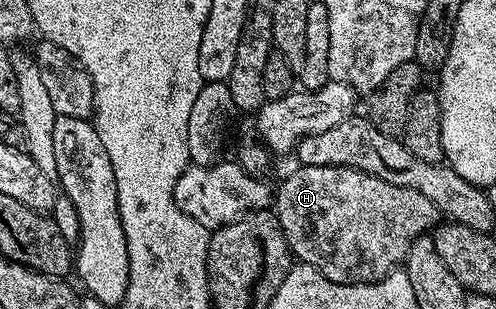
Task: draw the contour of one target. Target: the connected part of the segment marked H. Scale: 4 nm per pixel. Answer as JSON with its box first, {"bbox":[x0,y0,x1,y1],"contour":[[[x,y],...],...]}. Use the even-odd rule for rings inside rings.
{"bbox":[275,165,439,286],"contour":[[[298,165],[297,170],[293,170],[278,185],[275,190],[275,213],[279,220],[279,228],[283,228],[283,236],[289,245],[290,255],[298,263],[312,266],[314,270],[332,282],[341,282],[345,286],[360,284],[362,282],[378,282],[380,278],[386,278],[392,270],[398,269],[404,263],[407,252],[411,244],[417,238],[428,235],[433,227],[438,225],[439,215],[435,204],[427,200],[427,196],[422,196],[411,188],[399,188],[395,184],[387,184],[387,180],[379,180],[362,170],[347,168],[346,166],[302,166]]]}

